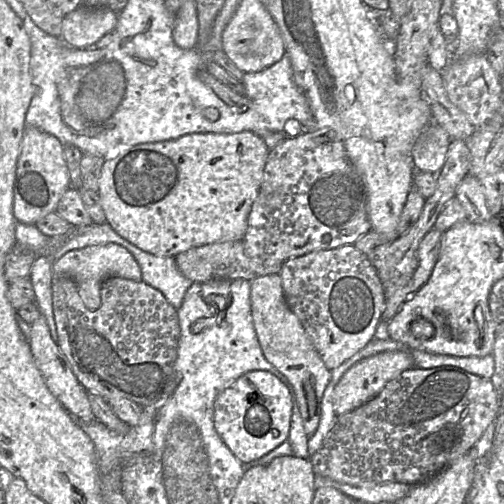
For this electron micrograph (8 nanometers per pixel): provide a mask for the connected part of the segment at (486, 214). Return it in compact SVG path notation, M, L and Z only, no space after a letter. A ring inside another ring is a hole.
M467 174L458 186L455 197L463 206L466 219L470 222L484 222L492 219L484 188L476 177Z

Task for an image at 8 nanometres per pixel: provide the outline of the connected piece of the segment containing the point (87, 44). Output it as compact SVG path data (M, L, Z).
M79 6L62 20L61 38L78 49L95 47L105 34L114 31L118 13L108 7L91 9Z

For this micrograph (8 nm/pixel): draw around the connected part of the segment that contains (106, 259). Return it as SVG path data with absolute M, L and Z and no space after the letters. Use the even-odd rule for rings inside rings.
M117 244L95 245L71 250L57 259L52 259L52 271L56 276L73 279L84 304L91 310L100 307L101 286L108 277L118 276L134 281L142 280L141 268L136 259L126 248Z

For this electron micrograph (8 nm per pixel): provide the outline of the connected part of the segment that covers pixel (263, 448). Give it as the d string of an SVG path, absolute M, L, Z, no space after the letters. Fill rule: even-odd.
M264 370L247 372L217 396L214 427L232 454L242 463L251 463L283 444L289 436L292 402L287 387Z

